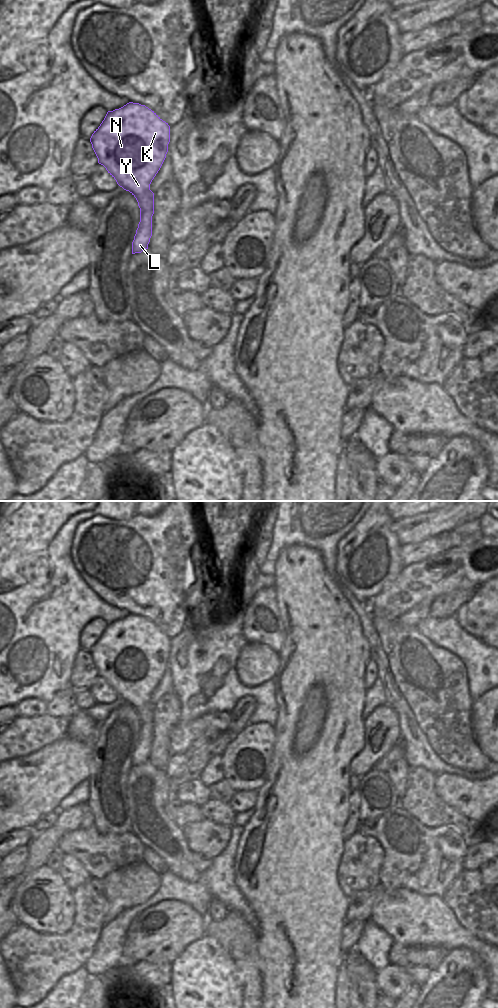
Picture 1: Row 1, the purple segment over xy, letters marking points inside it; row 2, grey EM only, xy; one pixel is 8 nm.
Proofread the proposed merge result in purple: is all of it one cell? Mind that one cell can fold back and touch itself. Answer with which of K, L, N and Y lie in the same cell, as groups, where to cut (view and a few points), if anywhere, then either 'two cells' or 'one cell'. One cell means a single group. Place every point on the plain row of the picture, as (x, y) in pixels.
groups K L N Y; cut none; one cell

